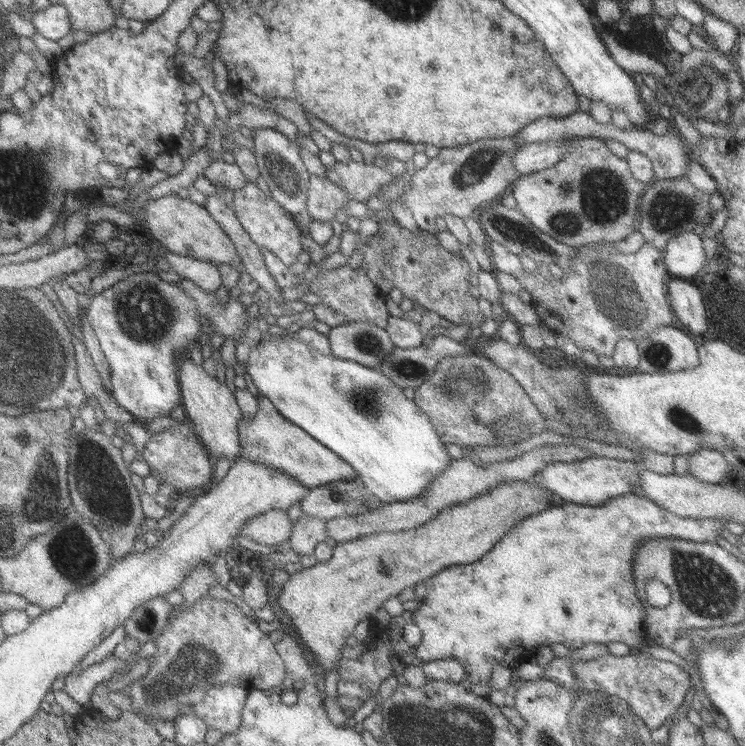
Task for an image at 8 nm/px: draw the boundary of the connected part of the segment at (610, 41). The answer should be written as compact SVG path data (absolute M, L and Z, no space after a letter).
M599 30L597 34L606 46L610 58L624 72L629 74L650 74L657 81L662 81L666 78L667 66L661 64L657 59L650 57L646 53L639 53L637 50L625 47L616 39L614 34L607 32L607 30Z

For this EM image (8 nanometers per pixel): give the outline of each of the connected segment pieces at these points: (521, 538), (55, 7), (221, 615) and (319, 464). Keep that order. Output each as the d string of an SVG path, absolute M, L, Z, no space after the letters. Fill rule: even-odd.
M633 492L623 494L620 497L609 499L609 501L603 503L601 506L585 506L578 504L571 504L565 502L556 502L551 506L545 508L538 514L532 514L522 521L517 522L511 530L507 530L507 533L503 538L499 539L499 542L489 550L489 553L482 555L476 562L471 562L467 565L455 565L448 567L447 569L437 572L437 574L427 578L422 582L425 586L425 597L419 602L417 610L403 611L400 616L390 618L388 624L385 625L374 625L372 624L369 634L368 641L366 643L366 652L362 653L358 658L355 659L341 659L341 664L337 667L337 696L336 700L343 712L347 717L353 715L355 710L367 700L370 696L376 696L378 687L381 682L387 677L393 675L393 667L389 658L392 653L397 653L398 656L402 654L414 654L423 663L427 661L433 661L437 659L455 659L464 668L466 673L465 683L474 685L489 685L490 673L493 664L501 664L509 668L511 662L516 656L519 656L521 652L527 652L527 650L534 650L538 646L549 646L552 644L563 644L568 650L575 648L586 648L589 642L597 642L597 644L607 644L607 642L623 642L628 647L637 647L639 640L645 638L646 628L644 626L645 610L641 605L641 602L637 599L635 594L635 586L633 585L632 571L633 571L633 558L637 548L644 542L644 539L685 539L688 542L695 543L712 543L714 539L717 539L720 534L719 528L726 523L727 520L723 517L717 518L681 518L673 515L673 513L667 512L667 510L657 506L657 503L651 502L645 496L637 496ZM406 624L413 624L421 632L421 639L417 647L410 647L403 641L403 626Z
M50 4L37 11L31 22L36 32L55 42L63 40L72 30L72 19L67 7L58 4Z
M202 598L200 602L195 602L188 610L184 610L180 614L174 616L174 618L168 619L168 624L161 631L156 641L156 652L153 654L153 662L148 673L140 678L138 681L134 681L129 685L130 697L127 703L130 703L130 710L139 714L141 718L149 719L149 716L153 718L163 718L163 720L169 720L169 722L175 722L177 718L177 708L181 704L193 705L197 702L201 702L203 698L215 687L221 687L224 685L236 685L246 689L249 692L253 691L269 691L277 686L280 686L283 682L288 680L289 675L285 668L285 661L280 655L280 652L276 648L276 638L274 635L269 634L267 636L266 628L260 622L253 622L252 618L245 616L242 608L240 608L237 601L226 602L225 600L215 600L215 598Z
M259 394L259 411L253 417L245 417L241 421L240 438L244 447L242 458L251 462L263 462L265 466L273 466L283 474L301 482L307 488L320 487L337 481L356 479L356 471L339 455L333 454L328 447L323 446L312 435L308 435L300 426L293 424L277 410L269 398Z

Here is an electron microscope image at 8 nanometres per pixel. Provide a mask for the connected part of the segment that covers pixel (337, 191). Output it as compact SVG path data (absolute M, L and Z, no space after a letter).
M311 177L308 186L308 209L305 212L312 220L327 222L334 220L335 214L350 202L346 193L329 181L327 177Z

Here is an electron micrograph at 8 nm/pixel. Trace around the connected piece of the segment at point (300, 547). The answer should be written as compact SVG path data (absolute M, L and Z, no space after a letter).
M301 513L293 526L290 549L299 556L311 556L315 546L325 538L326 521Z

